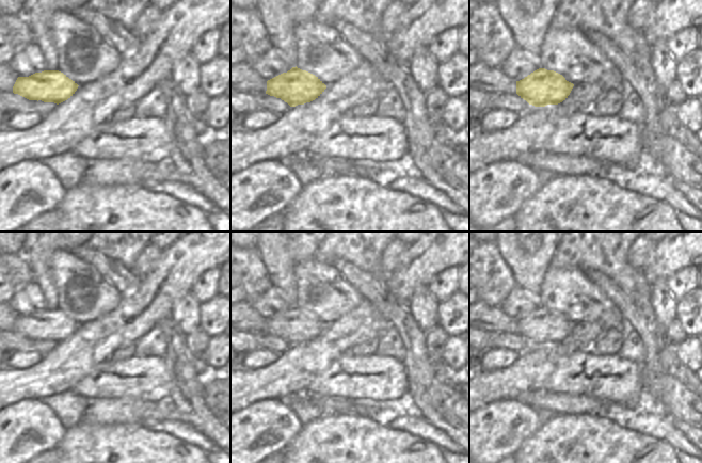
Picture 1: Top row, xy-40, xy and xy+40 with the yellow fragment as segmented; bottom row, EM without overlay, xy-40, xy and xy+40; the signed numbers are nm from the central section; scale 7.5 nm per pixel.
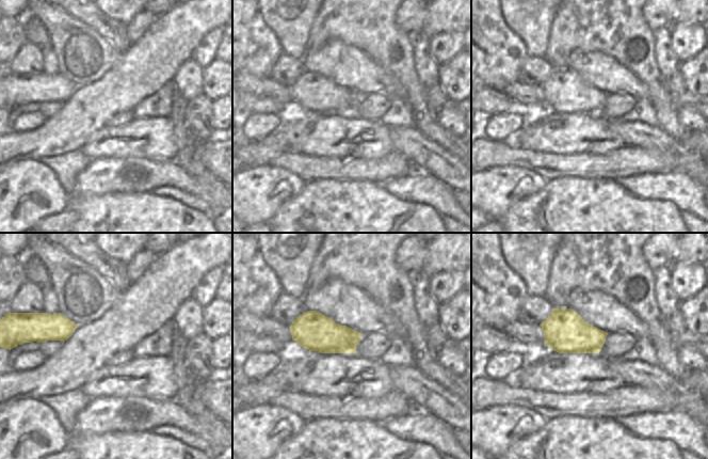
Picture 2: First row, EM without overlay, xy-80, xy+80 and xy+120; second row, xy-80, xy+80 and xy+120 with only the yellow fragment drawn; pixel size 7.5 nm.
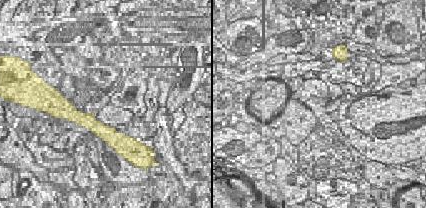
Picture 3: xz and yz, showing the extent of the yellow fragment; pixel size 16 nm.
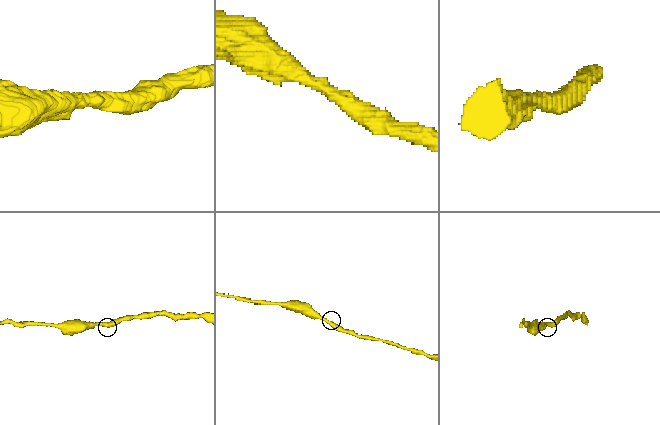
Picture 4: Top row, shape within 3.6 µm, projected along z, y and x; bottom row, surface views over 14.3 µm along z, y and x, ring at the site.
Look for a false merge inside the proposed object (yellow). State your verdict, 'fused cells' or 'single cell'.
single cell

